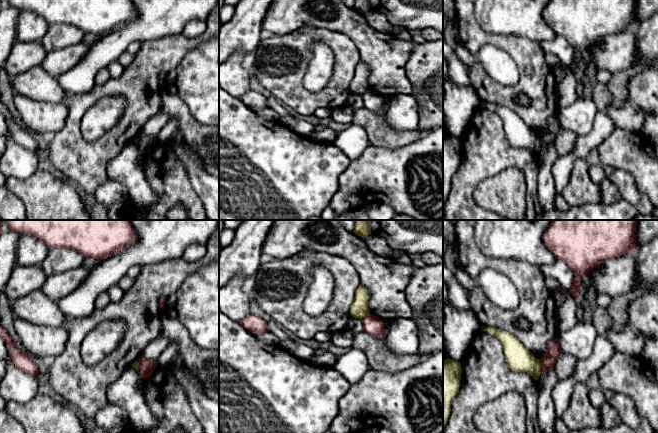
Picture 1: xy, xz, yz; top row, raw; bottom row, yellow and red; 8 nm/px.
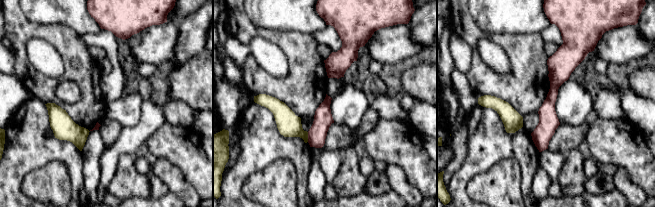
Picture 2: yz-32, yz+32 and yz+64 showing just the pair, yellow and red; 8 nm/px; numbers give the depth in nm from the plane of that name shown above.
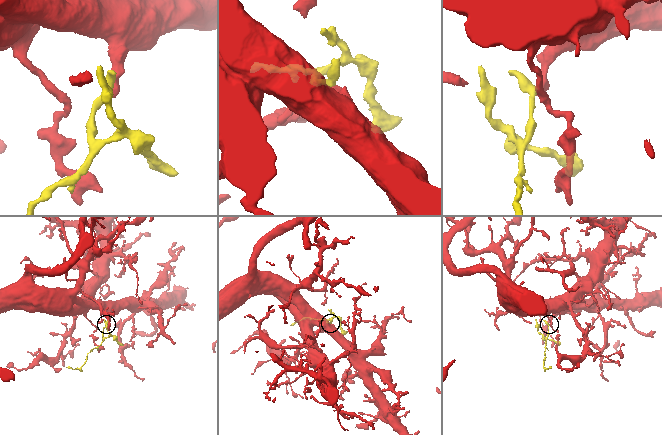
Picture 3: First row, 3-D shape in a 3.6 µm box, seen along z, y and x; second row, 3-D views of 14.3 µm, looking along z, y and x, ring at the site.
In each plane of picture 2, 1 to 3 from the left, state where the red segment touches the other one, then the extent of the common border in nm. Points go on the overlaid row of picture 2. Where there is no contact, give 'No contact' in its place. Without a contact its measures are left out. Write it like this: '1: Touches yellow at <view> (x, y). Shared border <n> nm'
1: No contact
2: Touches yellow at yz+32 (307, 137). Shared border 80 nm
3: No contact

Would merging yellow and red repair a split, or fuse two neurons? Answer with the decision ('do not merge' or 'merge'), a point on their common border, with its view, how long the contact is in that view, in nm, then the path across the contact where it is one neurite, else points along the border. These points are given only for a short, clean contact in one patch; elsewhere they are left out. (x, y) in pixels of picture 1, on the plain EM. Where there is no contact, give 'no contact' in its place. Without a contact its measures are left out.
do not merge; meets yellow in yz at (540, 142); contact 120 nm long; border along yz (538, 135), (541, 141), (541, 149)

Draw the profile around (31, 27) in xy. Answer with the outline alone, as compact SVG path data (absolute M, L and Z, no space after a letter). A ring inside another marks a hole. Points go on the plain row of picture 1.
M21 10L17 21L16 38L22 42L40 41L47 33L50 24L32 11Z

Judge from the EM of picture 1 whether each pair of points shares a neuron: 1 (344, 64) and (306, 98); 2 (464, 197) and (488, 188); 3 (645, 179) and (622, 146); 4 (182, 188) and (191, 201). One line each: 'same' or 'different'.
1: same
2: different
3: same
4: same

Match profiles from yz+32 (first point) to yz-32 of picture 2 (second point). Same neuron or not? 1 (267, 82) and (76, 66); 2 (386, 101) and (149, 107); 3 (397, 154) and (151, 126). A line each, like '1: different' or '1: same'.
1: same
2: different
3: different

